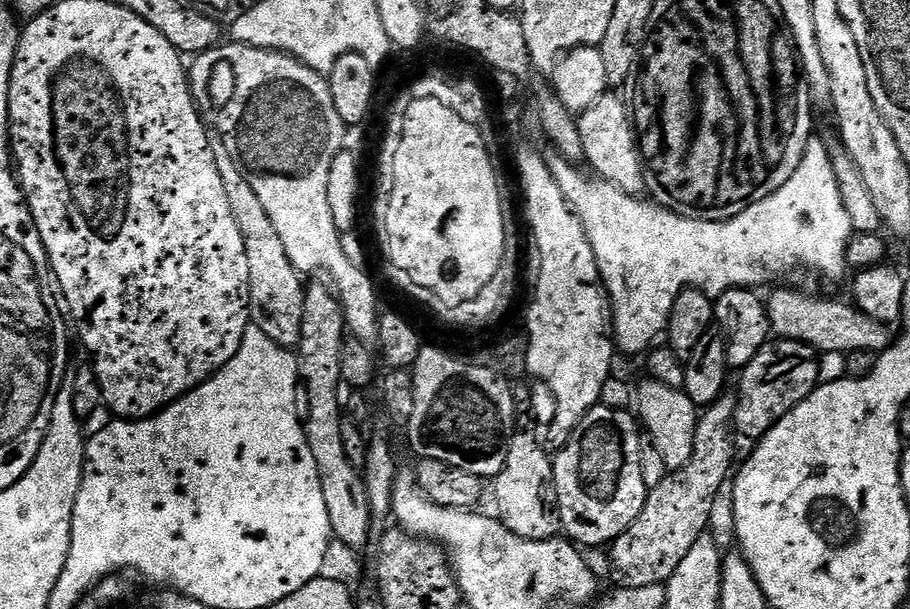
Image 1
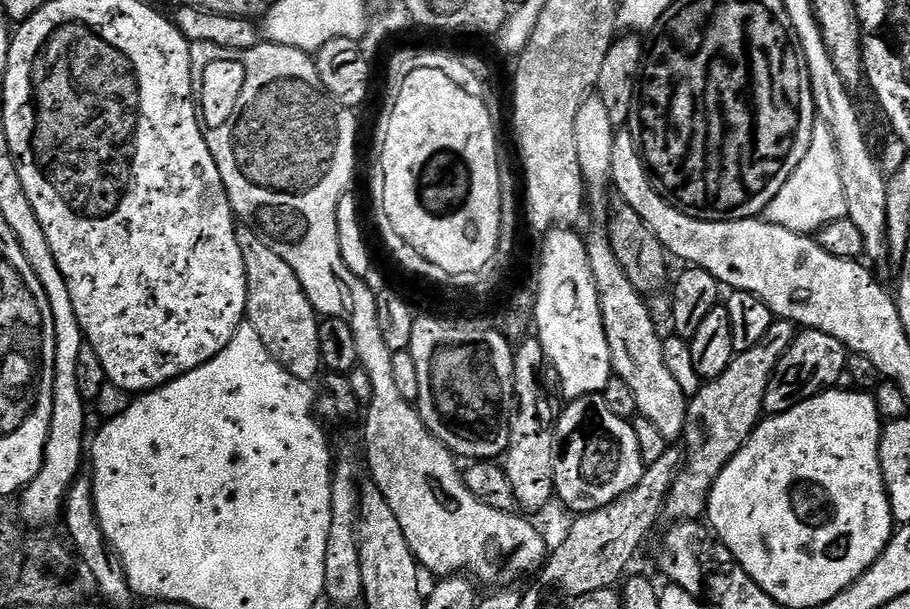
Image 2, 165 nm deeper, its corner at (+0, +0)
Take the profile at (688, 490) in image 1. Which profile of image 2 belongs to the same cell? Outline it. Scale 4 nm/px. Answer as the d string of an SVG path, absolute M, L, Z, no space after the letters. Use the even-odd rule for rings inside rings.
M773 319L770 330L762 334L762 342L750 346L750 350L735 353L730 366L726 366L718 378L701 383L700 392L689 399L688 421L683 435L683 439L688 440L688 456L686 452L686 459L677 471L662 509L670 521L695 521L705 515L712 483L760 423L768 379L775 372L784 351L796 339L797 331L797 325L792 322Z

